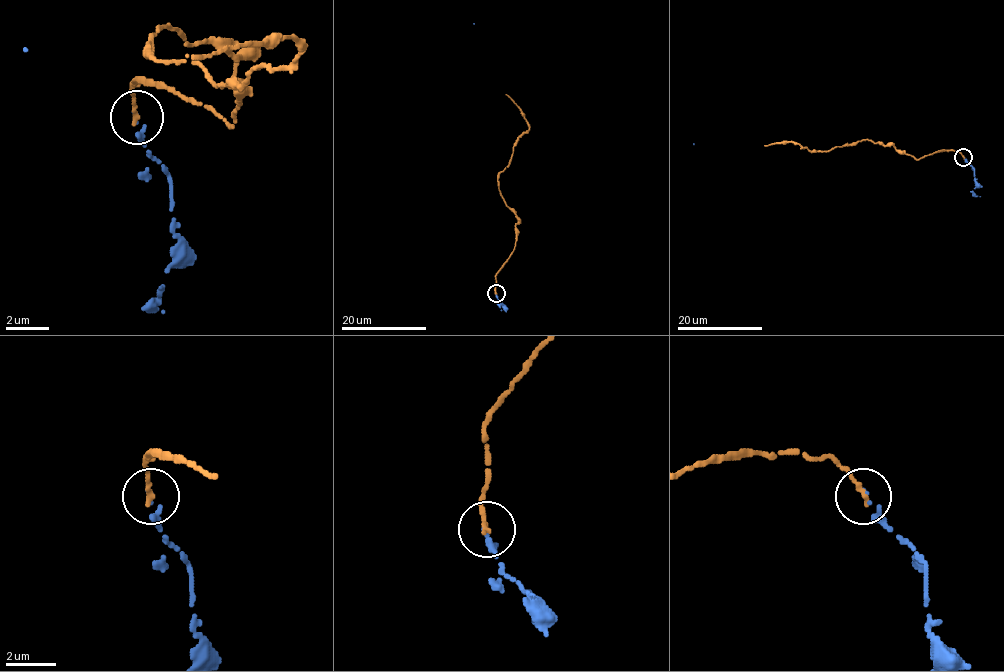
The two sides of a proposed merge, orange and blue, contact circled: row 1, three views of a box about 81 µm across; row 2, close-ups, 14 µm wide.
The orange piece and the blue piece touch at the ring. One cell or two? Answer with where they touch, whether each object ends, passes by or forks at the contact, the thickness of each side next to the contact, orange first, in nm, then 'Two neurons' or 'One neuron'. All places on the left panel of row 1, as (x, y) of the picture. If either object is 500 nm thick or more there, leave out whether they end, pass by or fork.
Place: (136, 117). At the ring orange ends. At the ring blue ends. Thickness 240 nm (orange) against 90 nm. One neuron

